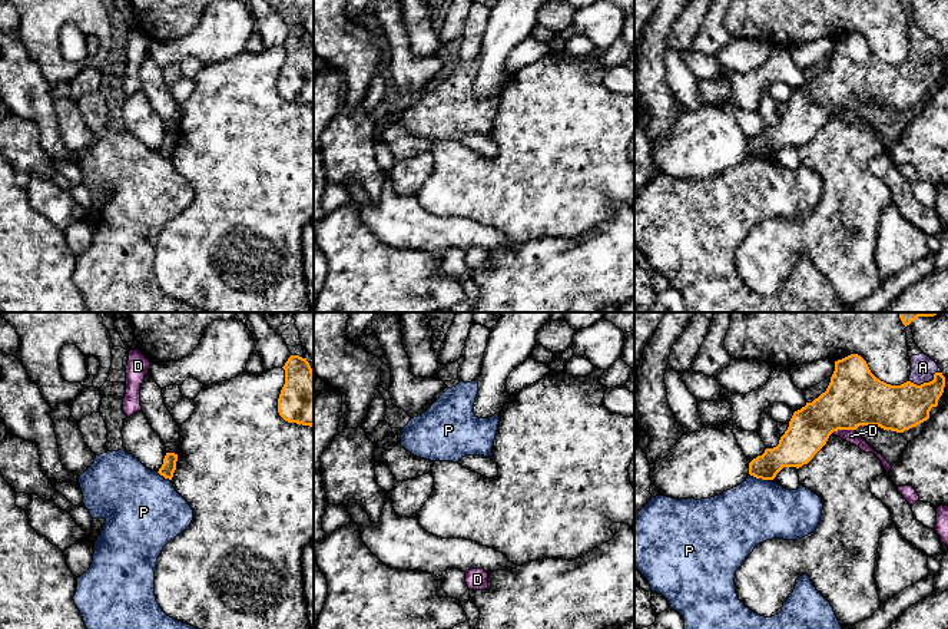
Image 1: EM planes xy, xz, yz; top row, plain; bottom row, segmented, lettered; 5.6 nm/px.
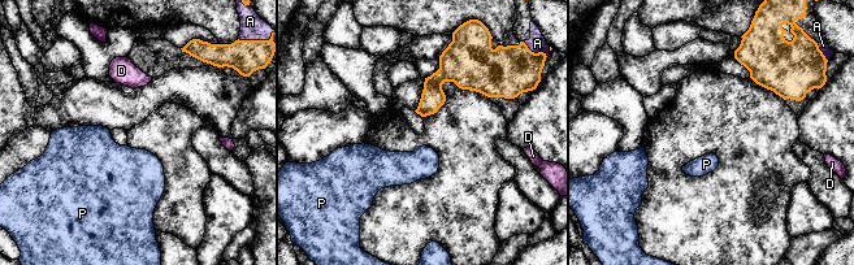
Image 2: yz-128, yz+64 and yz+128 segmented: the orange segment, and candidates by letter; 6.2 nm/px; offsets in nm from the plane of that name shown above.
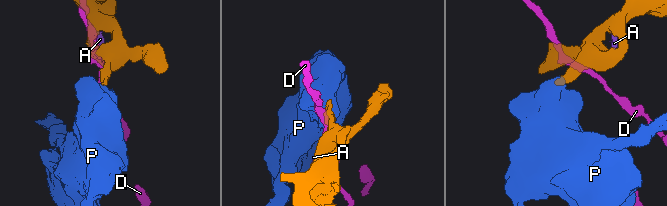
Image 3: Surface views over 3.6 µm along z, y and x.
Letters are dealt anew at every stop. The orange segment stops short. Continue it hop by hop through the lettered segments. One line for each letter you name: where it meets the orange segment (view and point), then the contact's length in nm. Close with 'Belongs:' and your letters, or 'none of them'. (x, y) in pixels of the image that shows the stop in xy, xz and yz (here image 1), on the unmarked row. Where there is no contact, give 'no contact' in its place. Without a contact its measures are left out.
A: contact yz (925, 62); length 190 nm
Belongs: A

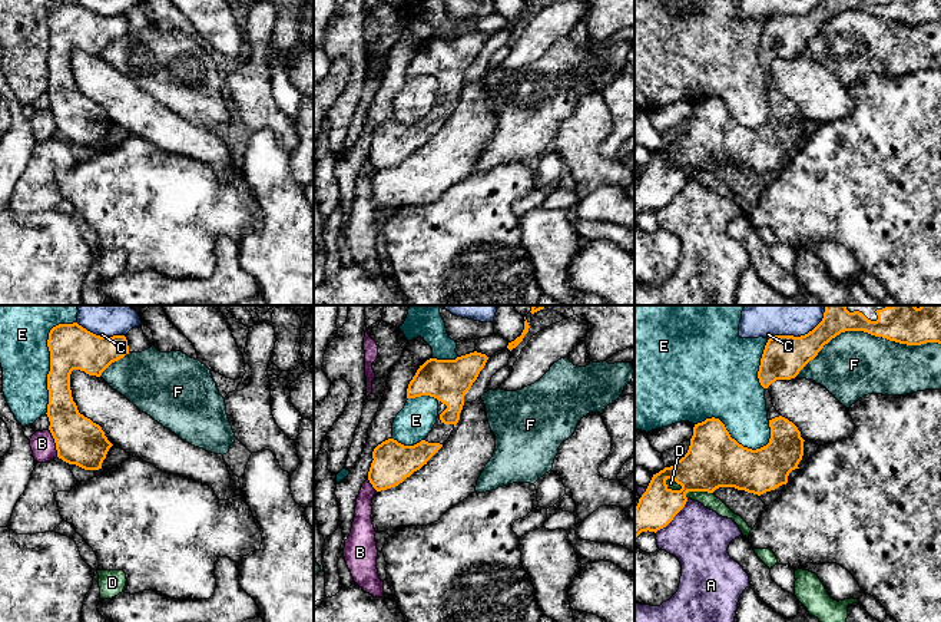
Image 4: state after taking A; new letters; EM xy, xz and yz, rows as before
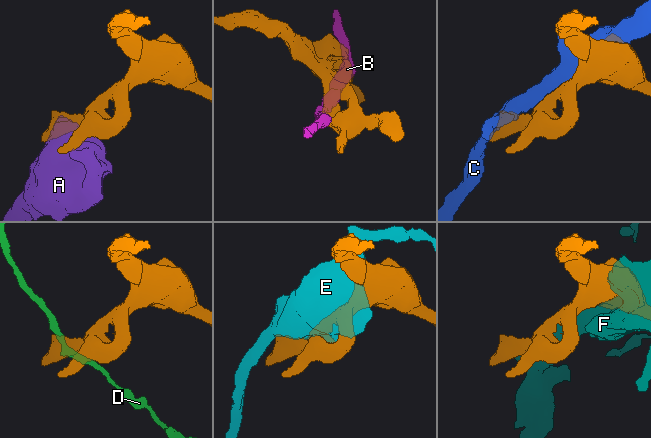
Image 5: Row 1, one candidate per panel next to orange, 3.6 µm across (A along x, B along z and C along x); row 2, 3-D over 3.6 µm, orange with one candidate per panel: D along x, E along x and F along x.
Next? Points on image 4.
Belongs: none of them

